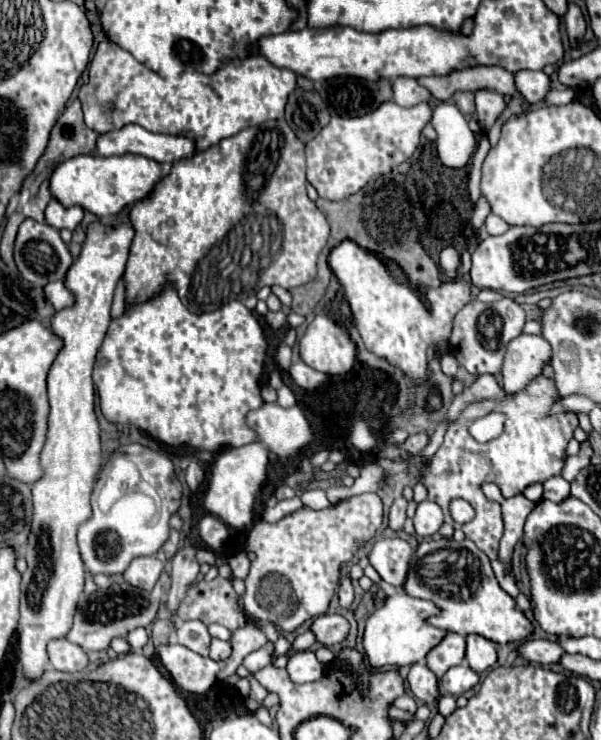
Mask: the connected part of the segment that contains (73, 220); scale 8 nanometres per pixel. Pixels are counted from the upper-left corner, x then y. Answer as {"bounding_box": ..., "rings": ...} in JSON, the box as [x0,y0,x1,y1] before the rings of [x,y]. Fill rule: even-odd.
{"bounding_box":[46,199,84,231],"rings":[[[52,199],[48,203],[48,209],[46,209],[46,223],[52,225],[54,229],[70,229],[74,231],[74,227],[80,225],[80,221],[84,219],[84,209],[78,207],[78,205],[72,205],[72,207],[66,207],[62,205],[60,201]]]}

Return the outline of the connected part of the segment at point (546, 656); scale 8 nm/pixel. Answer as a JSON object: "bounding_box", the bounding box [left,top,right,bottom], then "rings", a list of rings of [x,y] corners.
{"bounding_box":[520,639,564,665],"rings":[[[528,639],[520,645],[520,655],[526,657],[532,663],[538,665],[552,665],[552,663],[560,663],[560,659],[564,657],[564,649],[554,643],[554,641],[536,641],[536,639]]]}

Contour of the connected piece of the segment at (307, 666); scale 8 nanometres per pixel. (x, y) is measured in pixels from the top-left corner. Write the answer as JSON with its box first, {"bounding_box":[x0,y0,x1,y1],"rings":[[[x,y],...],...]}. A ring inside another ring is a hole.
{"bounding_box":[286,651,324,683],"rings":[[[300,651],[300,653],[292,655],[286,669],[288,669],[290,679],[294,683],[316,681],[316,679],[320,679],[324,675],[322,663],[316,659],[316,655],[312,651]]]}

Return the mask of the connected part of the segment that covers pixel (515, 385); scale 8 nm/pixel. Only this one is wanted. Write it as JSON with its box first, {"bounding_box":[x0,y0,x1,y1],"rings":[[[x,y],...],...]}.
{"bounding_box":[502,333,552,393],"rings":[[[522,333],[508,345],[508,353],[504,357],[502,375],[504,375],[504,391],[520,393],[526,385],[536,379],[544,365],[550,363],[552,347],[542,335],[526,335]]]}

